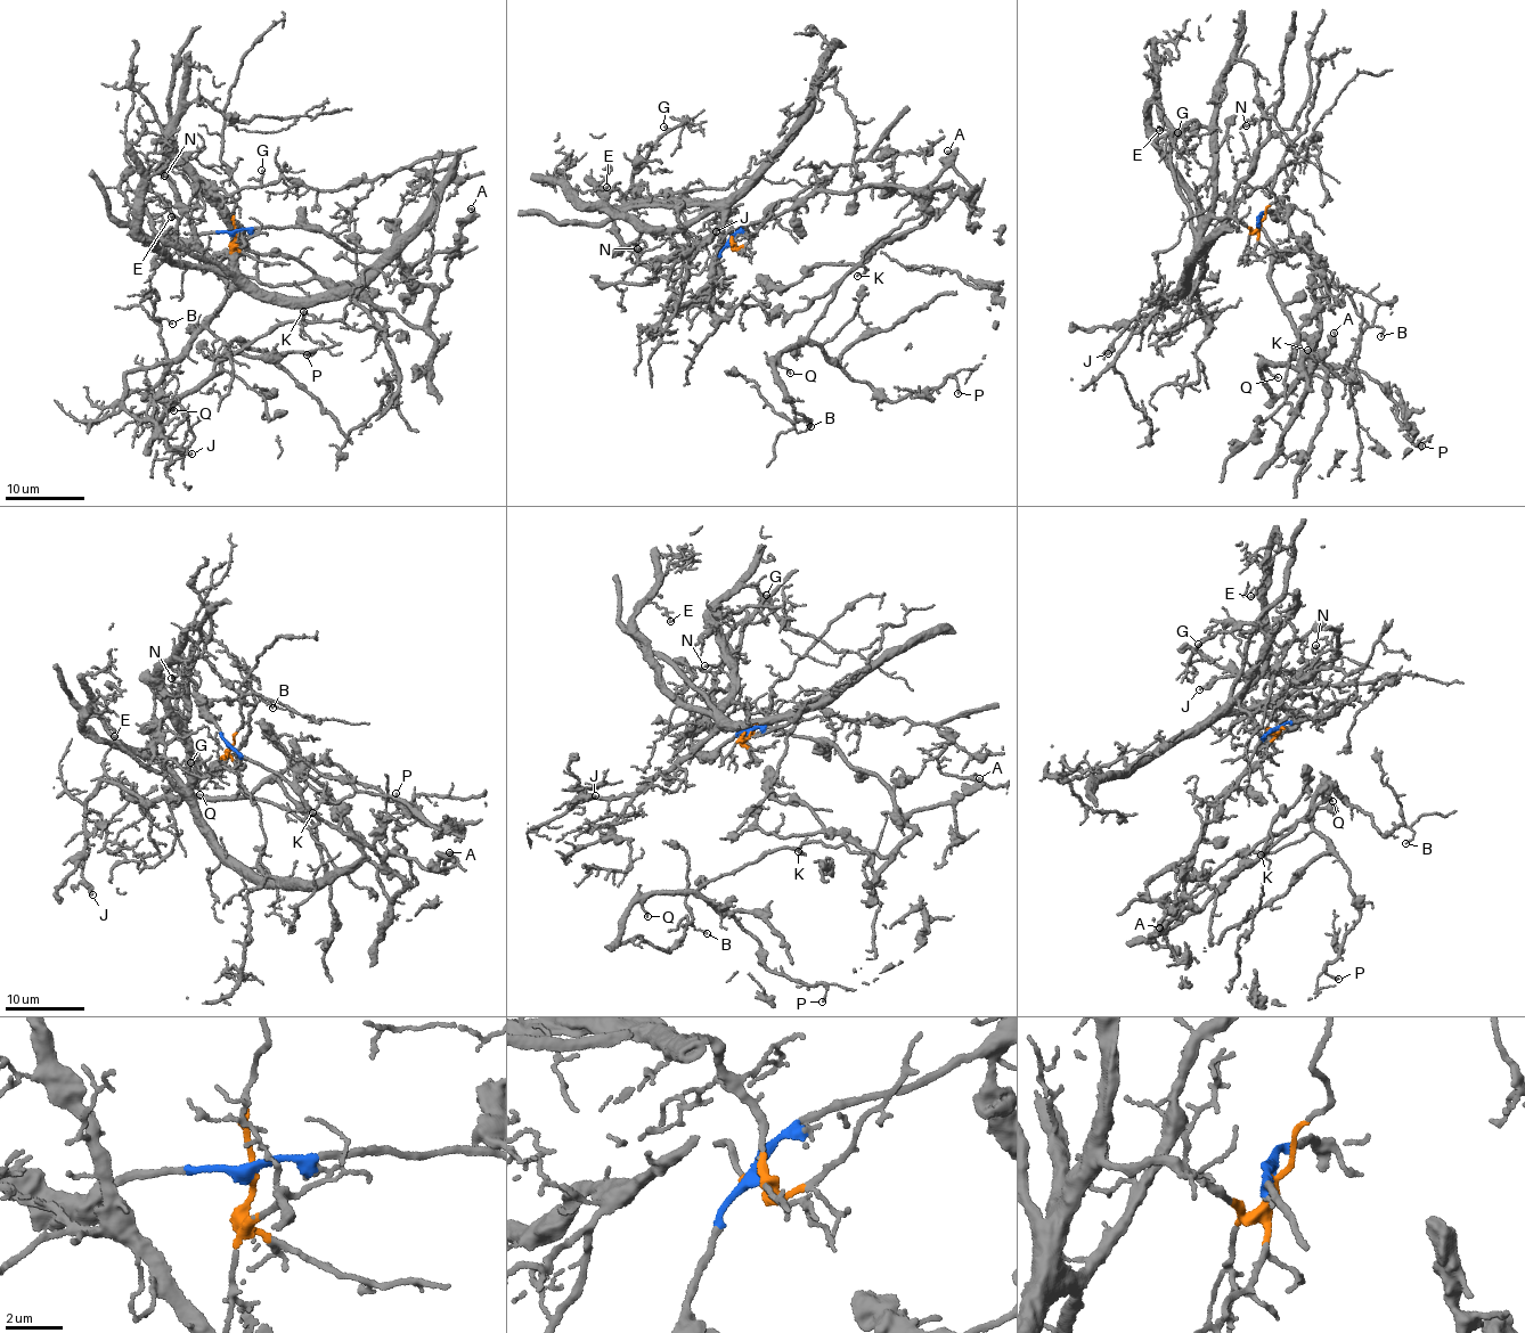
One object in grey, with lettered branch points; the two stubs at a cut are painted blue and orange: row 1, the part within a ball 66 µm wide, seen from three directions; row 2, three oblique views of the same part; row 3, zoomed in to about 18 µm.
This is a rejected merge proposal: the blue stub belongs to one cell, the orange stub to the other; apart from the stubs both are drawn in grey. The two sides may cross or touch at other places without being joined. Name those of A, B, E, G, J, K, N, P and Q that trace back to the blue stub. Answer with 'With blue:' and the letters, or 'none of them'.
With blue: A, B, K, P, Q

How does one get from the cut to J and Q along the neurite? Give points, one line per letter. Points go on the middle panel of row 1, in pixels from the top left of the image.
J: (732, 243), (730, 222), (711, 205), (725, 214), (720, 252), (707, 283), (676, 307), (688, 261), (716, 231)
Q: (732, 243), (821, 191), (952, 190), (942, 210), (879, 238), (839, 279), (805, 341), (780, 357), (791, 373)

